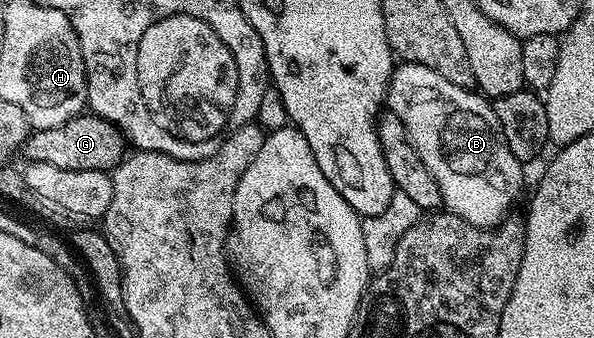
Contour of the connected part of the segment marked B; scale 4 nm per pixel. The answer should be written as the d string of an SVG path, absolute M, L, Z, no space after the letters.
M402 61L389 81L387 108L395 112L399 120L403 120L403 128L407 128L411 144L415 144L415 152L419 152L419 160L427 164L427 172L431 172L439 184L441 201L448 213L484 230L494 229L510 217L512 210L509 209L521 194L525 174L521 171L524 170L522 162L511 156L511 148L507 148L507 140L503 140L503 132L490 99L476 89L443 80L439 72L431 72L431 68L423 64Z

